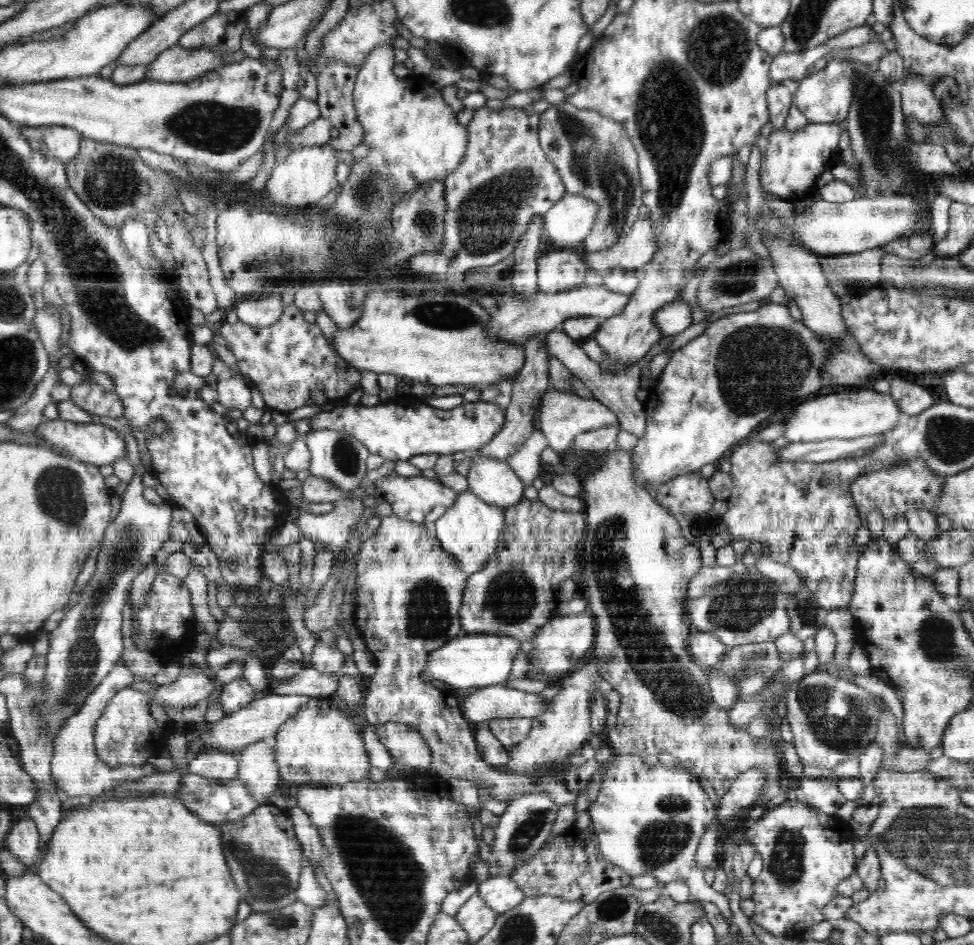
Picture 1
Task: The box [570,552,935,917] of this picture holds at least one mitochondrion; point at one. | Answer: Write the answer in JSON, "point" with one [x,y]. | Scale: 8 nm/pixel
{"point":[842,723]}

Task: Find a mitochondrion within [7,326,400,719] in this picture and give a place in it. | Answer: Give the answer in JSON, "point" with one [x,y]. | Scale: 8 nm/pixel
{"point":[82,660]}

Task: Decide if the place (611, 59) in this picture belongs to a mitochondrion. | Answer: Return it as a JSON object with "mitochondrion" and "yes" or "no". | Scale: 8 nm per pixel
{"mitochondrion":"no"}

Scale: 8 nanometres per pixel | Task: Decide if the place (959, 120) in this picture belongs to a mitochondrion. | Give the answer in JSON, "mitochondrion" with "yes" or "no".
{"mitochondrion":"no"}

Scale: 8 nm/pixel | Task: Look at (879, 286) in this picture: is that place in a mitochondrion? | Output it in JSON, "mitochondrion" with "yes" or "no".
{"mitochondrion":"no"}

